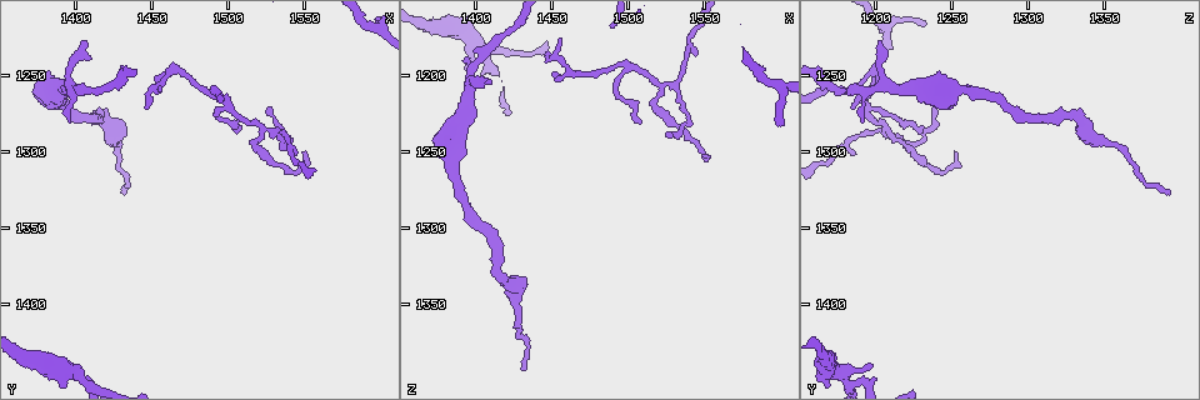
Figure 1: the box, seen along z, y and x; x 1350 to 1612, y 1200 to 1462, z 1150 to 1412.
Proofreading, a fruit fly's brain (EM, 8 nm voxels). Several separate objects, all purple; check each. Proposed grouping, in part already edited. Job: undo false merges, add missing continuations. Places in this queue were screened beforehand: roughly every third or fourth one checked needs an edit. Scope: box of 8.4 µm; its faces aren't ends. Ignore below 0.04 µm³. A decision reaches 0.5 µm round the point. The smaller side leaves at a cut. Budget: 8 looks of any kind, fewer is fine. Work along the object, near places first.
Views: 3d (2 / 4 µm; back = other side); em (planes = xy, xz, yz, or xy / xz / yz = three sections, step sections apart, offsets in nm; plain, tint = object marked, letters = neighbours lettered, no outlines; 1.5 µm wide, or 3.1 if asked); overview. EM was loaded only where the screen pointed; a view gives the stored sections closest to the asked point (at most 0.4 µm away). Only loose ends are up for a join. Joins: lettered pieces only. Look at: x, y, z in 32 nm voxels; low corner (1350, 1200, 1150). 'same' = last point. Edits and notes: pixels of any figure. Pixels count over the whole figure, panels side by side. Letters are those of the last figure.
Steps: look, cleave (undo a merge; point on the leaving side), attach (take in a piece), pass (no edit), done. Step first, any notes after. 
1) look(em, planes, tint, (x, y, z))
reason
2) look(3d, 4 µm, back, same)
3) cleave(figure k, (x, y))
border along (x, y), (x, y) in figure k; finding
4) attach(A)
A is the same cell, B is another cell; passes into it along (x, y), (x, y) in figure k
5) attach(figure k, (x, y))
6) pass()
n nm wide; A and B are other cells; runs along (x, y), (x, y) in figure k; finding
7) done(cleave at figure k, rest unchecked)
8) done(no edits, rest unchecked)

look(em, planes, letters, (1394, 1436, 1194))
an open end

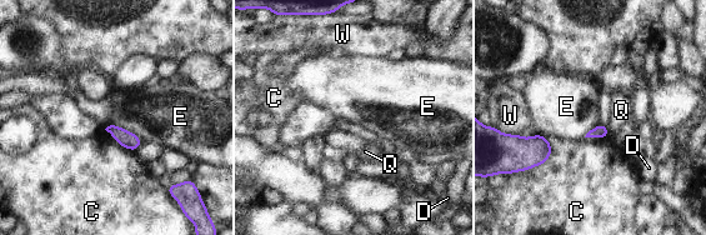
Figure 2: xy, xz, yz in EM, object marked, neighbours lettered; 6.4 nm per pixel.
pass()
C, D, E, Q and W are other cells; border along (104, 129), (121, 126), (143, 141) in figure 2; none of them fits

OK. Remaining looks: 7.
look(3d, 2 µm, (1408, 1226, 1202))
an open end

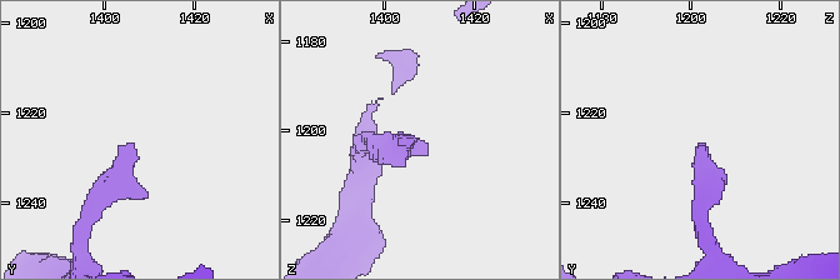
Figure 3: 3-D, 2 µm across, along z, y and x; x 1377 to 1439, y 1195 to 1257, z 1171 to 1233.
look(em, planes, tint, (1407, 1226, 1202))
now the EM

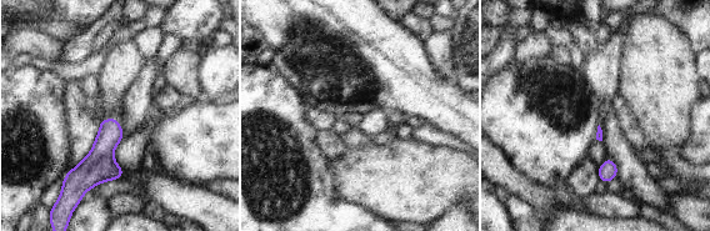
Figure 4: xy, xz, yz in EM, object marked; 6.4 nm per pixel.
look(em, planes, letters, same)
what lies round it

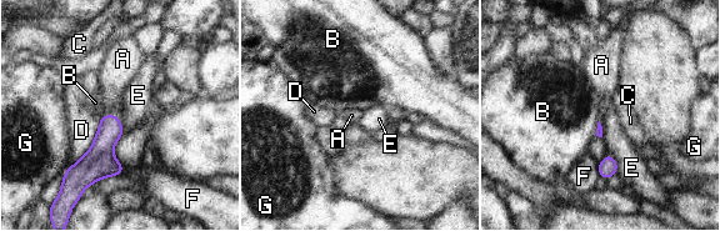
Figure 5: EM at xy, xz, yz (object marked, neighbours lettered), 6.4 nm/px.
attach(A)
A is the same cell, B, C, D, E, F and G are other cells; passes into it along (110, 130), (111, 114), (114, 75) in figure 5; it goes on there

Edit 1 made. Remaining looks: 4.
look(overview)
redraw

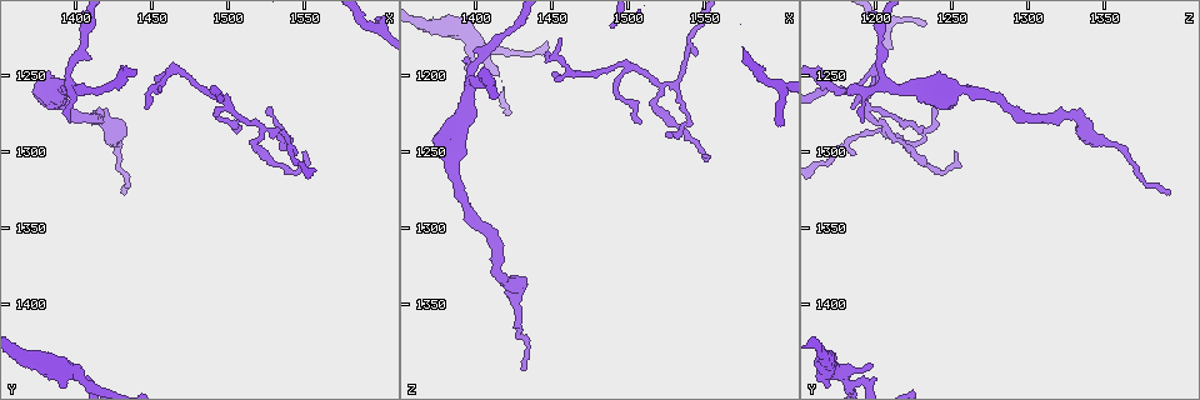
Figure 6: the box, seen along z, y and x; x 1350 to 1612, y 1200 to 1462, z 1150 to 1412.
look(em, xy, step 8, letters, (1548, 1302, 1252))
thin end

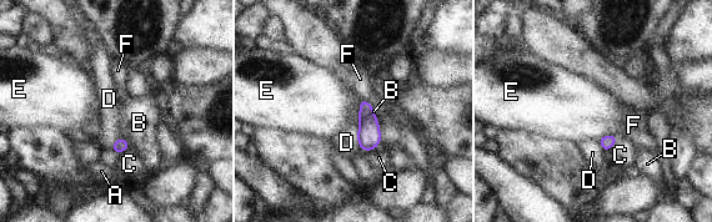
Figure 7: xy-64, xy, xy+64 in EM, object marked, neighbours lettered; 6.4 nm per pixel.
pass()
A, B, C, D, E and F are other cells; border along (359, 119), (357, 145), (362, 151) in figure 7; no lettered piece goes on from it

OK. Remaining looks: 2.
done(attach at figure 5, rest unchecked)

